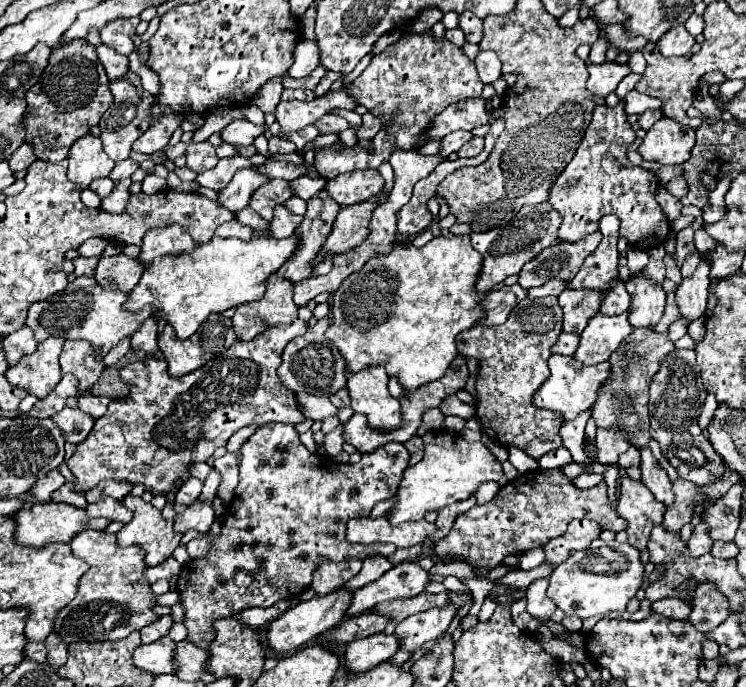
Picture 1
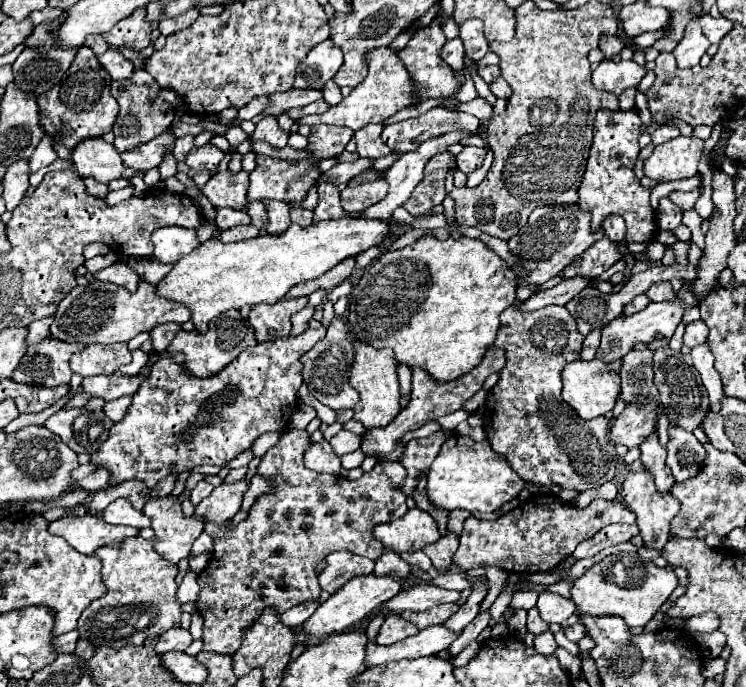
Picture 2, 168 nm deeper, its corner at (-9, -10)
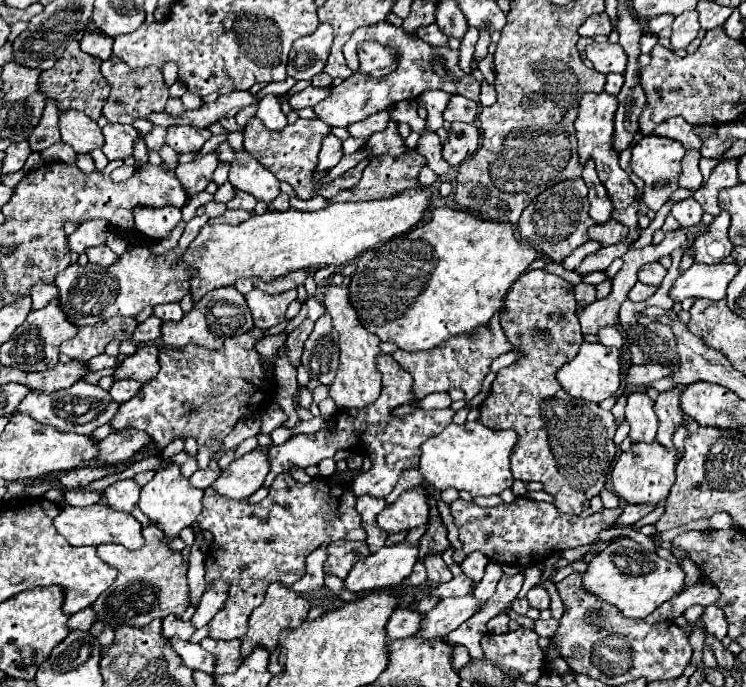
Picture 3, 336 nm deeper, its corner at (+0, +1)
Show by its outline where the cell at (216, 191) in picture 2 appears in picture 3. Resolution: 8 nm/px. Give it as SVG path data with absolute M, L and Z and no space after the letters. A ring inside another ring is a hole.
M225 182L223 186L217 188L213 200L215 200L215 202L223 202L223 204L227 204L227 202L231 200L231 196L233 196L233 190L235 190L235 188L231 186L231 182Z

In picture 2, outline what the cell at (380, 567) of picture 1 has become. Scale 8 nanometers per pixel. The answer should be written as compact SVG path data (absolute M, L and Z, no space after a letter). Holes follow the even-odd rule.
M386 549L384 555L376 561L374 573L376 575L396 575L396 577L404 579L404 577L410 575L410 565L406 561L402 561L398 553Z

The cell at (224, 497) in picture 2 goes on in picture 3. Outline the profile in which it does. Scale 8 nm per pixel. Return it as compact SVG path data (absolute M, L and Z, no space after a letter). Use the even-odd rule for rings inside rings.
M257 446L245 456L233 460L229 468L221 472L221 476L215 480L211 488L225 498L241 500L257 492L263 486L267 474L269 474L267 450L263 446Z

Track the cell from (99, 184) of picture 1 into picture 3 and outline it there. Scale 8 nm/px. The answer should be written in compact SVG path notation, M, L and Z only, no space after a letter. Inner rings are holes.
M53 144L53 148L41 152L43 162L65 162L65 164L75 164L75 152L67 148L65 144Z

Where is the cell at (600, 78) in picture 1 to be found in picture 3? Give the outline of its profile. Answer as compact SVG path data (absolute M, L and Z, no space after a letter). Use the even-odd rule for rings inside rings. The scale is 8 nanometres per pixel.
M611 42L587 44L585 56L593 62L595 70L601 74L609 74L609 72L623 74L625 66L627 66L627 56L625 56L621 44L611 44Z

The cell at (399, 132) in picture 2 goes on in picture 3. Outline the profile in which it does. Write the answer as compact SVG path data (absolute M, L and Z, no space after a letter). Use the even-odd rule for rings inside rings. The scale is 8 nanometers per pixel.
M455 94L451 96L443 112L443 118L447 122L473 122L477 118L477 106L477 102Z

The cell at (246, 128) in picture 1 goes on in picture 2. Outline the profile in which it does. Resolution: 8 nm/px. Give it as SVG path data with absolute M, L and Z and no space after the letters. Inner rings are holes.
M264 117L264 119L256 125L254 133L250 135L250 141L266 141L266 143L270 143L272 147L286 147L288 133L278 127L276 117Z

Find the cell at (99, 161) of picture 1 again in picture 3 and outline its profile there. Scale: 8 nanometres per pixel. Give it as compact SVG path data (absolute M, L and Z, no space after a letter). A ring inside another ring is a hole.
M67 110L59 118L61 140L69 144L75 152L87 154L103 146L103 132L89 116L77 110Z

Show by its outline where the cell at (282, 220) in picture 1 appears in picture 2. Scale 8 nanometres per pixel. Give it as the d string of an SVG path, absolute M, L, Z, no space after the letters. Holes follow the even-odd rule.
M264 201L268 209L268 225L266 231L270 235L282 235L290 225L290 205L284 201Z

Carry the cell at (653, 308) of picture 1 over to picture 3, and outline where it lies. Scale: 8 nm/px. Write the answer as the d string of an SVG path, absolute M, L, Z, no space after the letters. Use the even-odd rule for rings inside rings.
M651 262L651 264L645 264L643 268L639 268L639 282L659 286L663 282L665 274L667 274L667 270L659 262Z

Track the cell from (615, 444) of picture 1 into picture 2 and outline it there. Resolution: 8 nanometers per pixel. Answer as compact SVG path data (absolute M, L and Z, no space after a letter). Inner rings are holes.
M642 399L640 405L628 405L612 423L610 439L614 445L624 445L628 449L638 447L656 425L656 403Z

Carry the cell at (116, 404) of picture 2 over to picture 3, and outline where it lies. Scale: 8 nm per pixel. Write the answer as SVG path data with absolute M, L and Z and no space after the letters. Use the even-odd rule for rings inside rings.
M117 380L111 386L109 394L117 404L123 404L123 402L131 400L141 388L143 388L143 382L139 382L139 380Z

